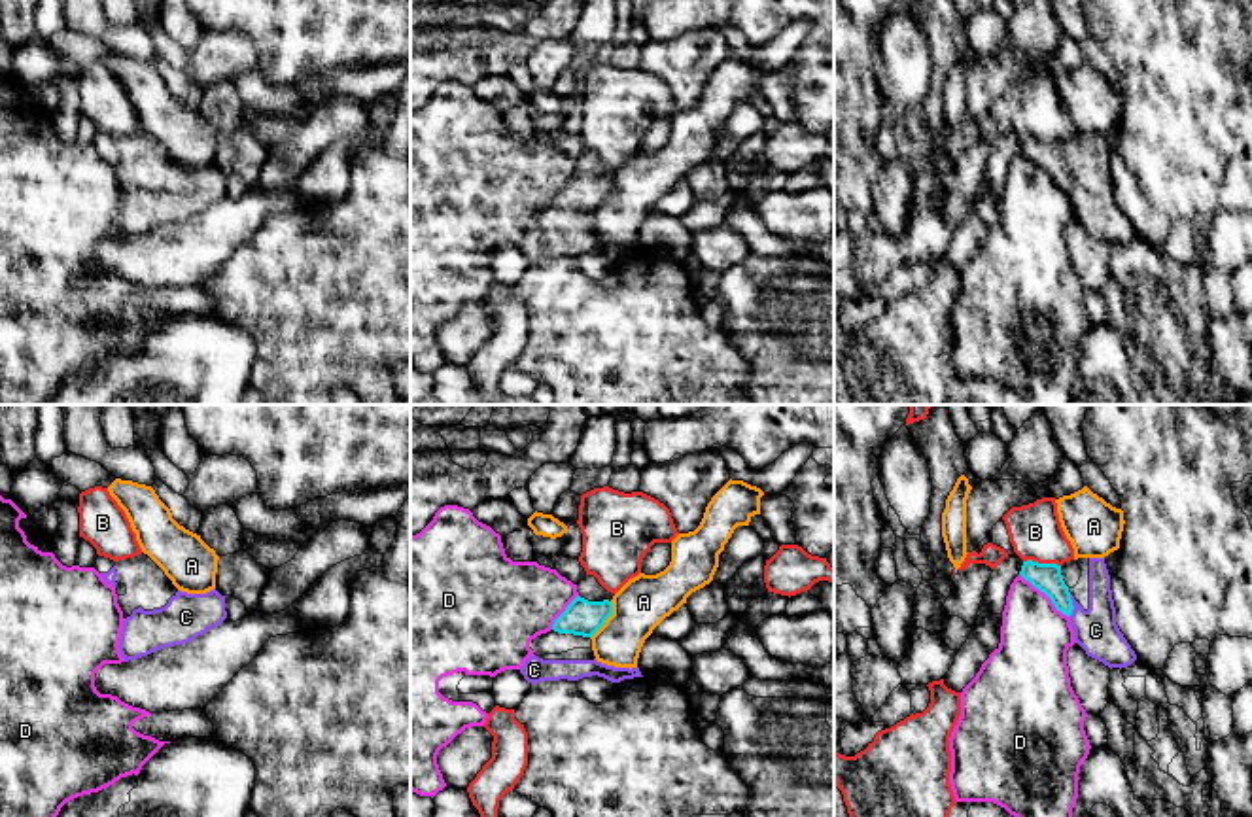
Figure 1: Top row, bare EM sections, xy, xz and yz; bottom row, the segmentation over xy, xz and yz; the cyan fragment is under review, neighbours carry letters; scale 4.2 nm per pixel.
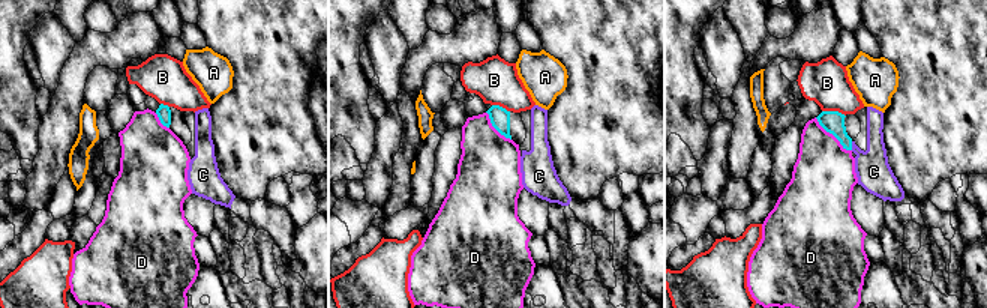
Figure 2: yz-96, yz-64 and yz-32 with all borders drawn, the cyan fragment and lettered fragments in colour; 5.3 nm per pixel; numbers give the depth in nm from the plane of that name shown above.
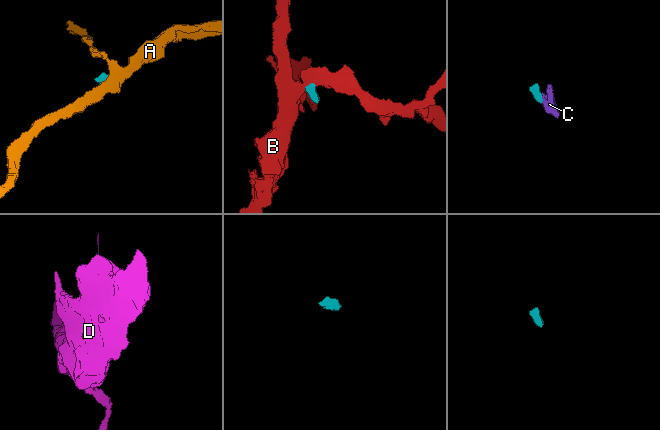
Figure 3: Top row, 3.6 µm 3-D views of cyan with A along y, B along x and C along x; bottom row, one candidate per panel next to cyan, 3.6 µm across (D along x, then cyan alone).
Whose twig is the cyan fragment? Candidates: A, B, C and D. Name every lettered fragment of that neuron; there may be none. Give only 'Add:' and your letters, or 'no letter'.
Add: C

